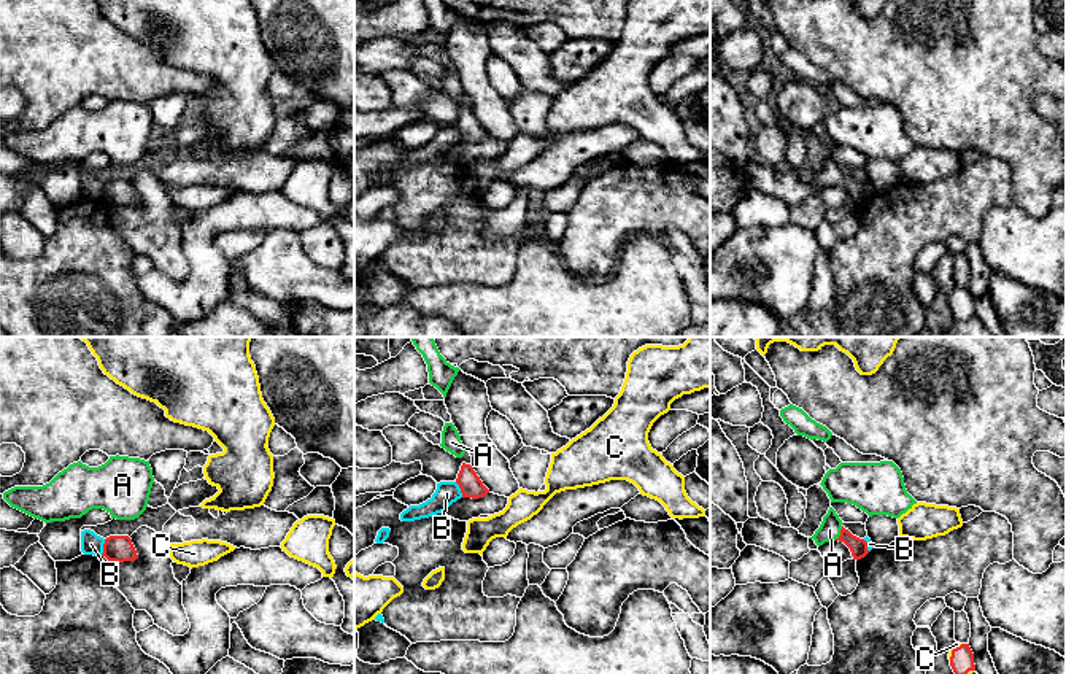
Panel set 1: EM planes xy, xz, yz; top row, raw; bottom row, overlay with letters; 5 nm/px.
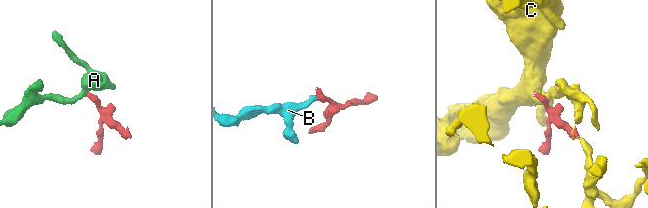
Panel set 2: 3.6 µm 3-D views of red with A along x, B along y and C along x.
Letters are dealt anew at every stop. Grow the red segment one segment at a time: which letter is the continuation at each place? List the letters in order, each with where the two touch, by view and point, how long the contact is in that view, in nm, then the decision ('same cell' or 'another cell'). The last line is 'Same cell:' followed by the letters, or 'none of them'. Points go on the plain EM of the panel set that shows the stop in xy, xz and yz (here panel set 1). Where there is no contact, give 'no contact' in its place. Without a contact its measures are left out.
A: meets red in yz at (841, 177); contact 80 nm long; same cell
B: meets red in xy at (104, 191); contact 90 nm long; another cell
C: meets red in yz at (952, 294); contact 100 nm long; another cell
Same cell: A

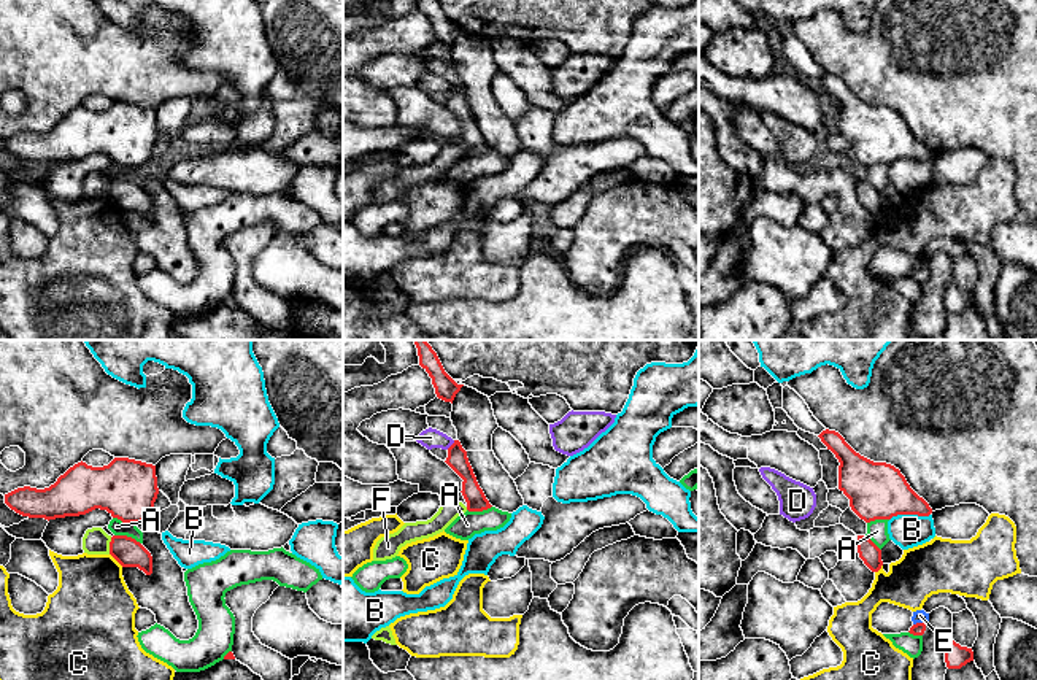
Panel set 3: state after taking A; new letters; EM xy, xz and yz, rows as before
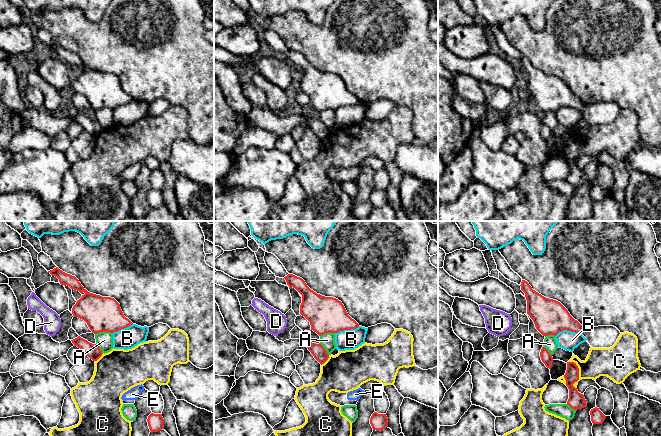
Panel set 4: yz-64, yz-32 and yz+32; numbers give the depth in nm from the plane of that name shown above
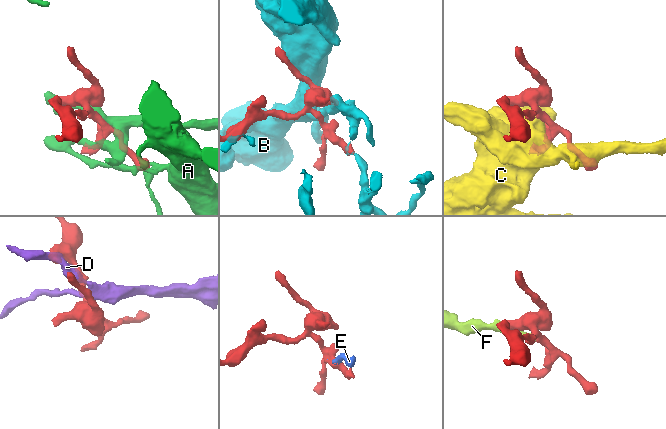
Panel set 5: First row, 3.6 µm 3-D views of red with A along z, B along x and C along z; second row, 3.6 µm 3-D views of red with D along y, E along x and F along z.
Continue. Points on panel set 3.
A: meets red in xy at (127, 181); contact 140 nm long; another cell
B: meets red in yz at (909, 158); contact 220 nm long; another cell
C: meets red in xy at (116, 204); contact 100 nm long; another cell
D: meets red in xz at (451, 89); contact 60 nm long; another cell
E: meets red in yz at (920, 267); contact 70 nm long; another cell
F: meets red in xy at (110, 189); contact 90 nm long; another cell
Same cell: none of them

